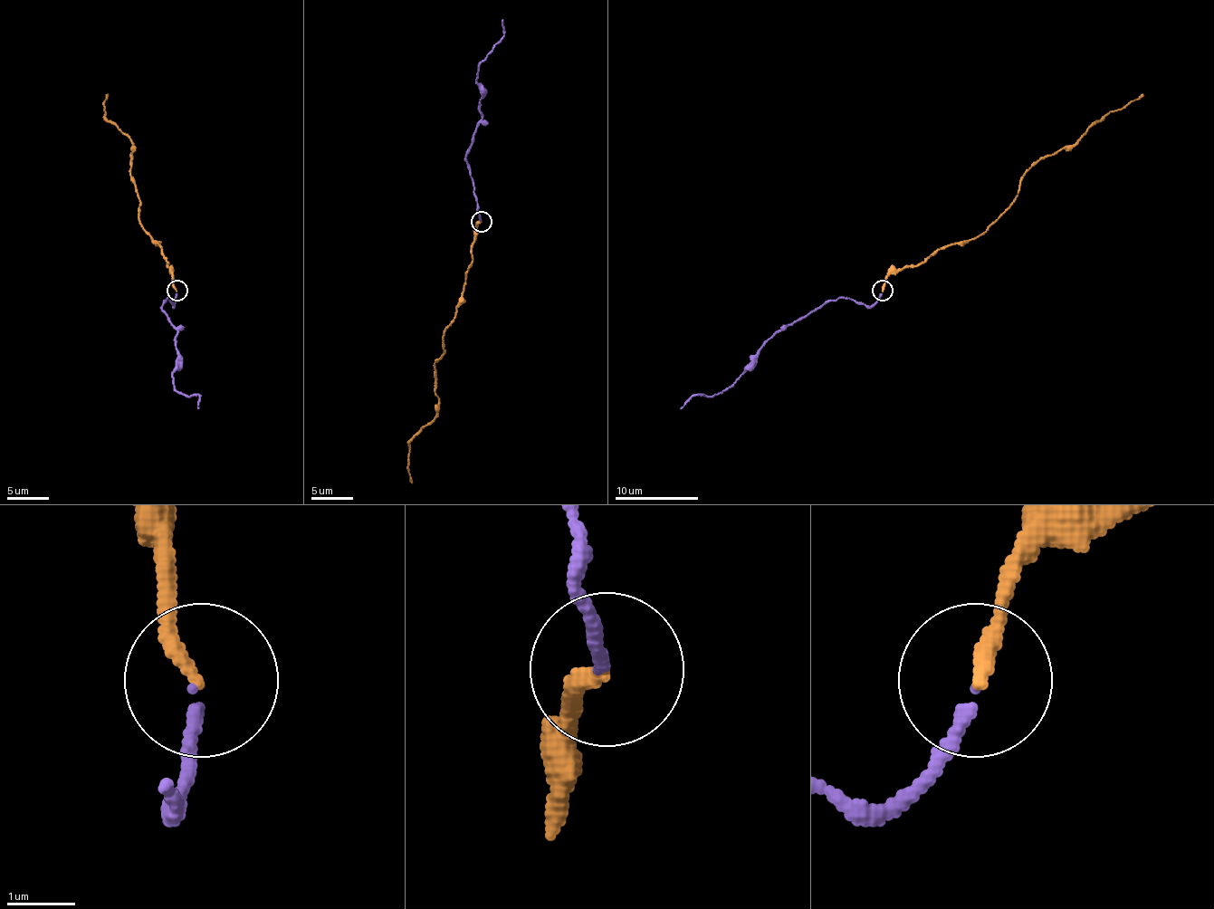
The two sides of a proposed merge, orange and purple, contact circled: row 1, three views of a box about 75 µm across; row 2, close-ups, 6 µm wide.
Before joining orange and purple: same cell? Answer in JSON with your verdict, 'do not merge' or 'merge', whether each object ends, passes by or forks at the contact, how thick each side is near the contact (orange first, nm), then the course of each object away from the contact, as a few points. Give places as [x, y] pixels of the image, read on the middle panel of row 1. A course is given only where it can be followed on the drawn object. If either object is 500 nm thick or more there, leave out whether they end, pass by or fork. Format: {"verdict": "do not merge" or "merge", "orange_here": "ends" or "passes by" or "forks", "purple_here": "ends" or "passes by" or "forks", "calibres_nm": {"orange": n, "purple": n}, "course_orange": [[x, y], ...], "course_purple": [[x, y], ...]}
{"verdict": "merge", "orange_here": "ends", "purple_here": "ends", "calibres_nm": {"orange": 240, "purple": 170}, "course_orange": [[482, 220], [461, 304], [446, 329], [444, 354], [435, 362], [437, 415], [416, 434], [408, 450], [413, 483]], "course_purple": [[479, 220], [467, 154], [482, 116], [477, 68], [504, 34], [502, 20]]}

